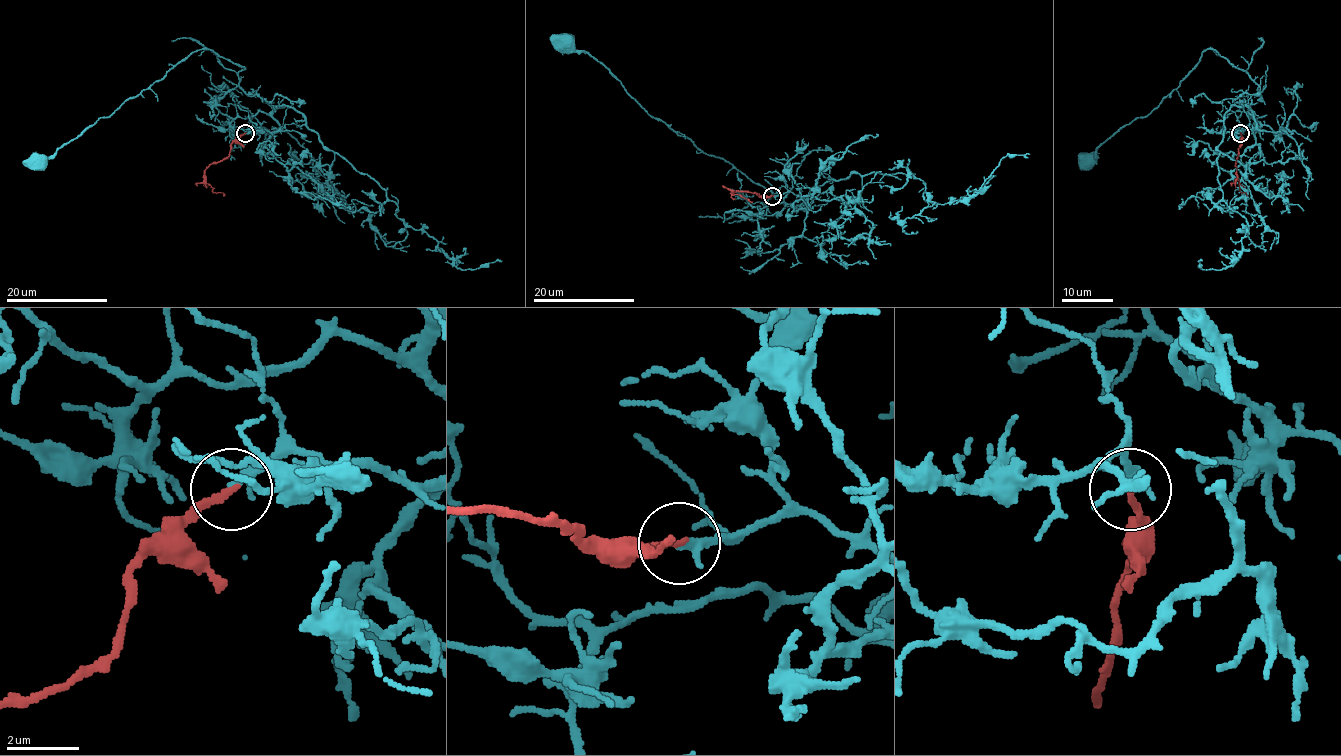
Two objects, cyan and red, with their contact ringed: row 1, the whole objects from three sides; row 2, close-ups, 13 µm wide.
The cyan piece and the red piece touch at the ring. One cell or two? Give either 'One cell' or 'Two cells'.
One cell

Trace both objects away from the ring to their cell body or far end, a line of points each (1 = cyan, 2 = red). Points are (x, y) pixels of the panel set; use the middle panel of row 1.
1: (773, 196), (793, 192), (807, 209), (796, 205), (768, 215), (771, 192), (652, 117), (606, 68), (564, 42)
2: (773, 196), (732, 192), (752, 202)

